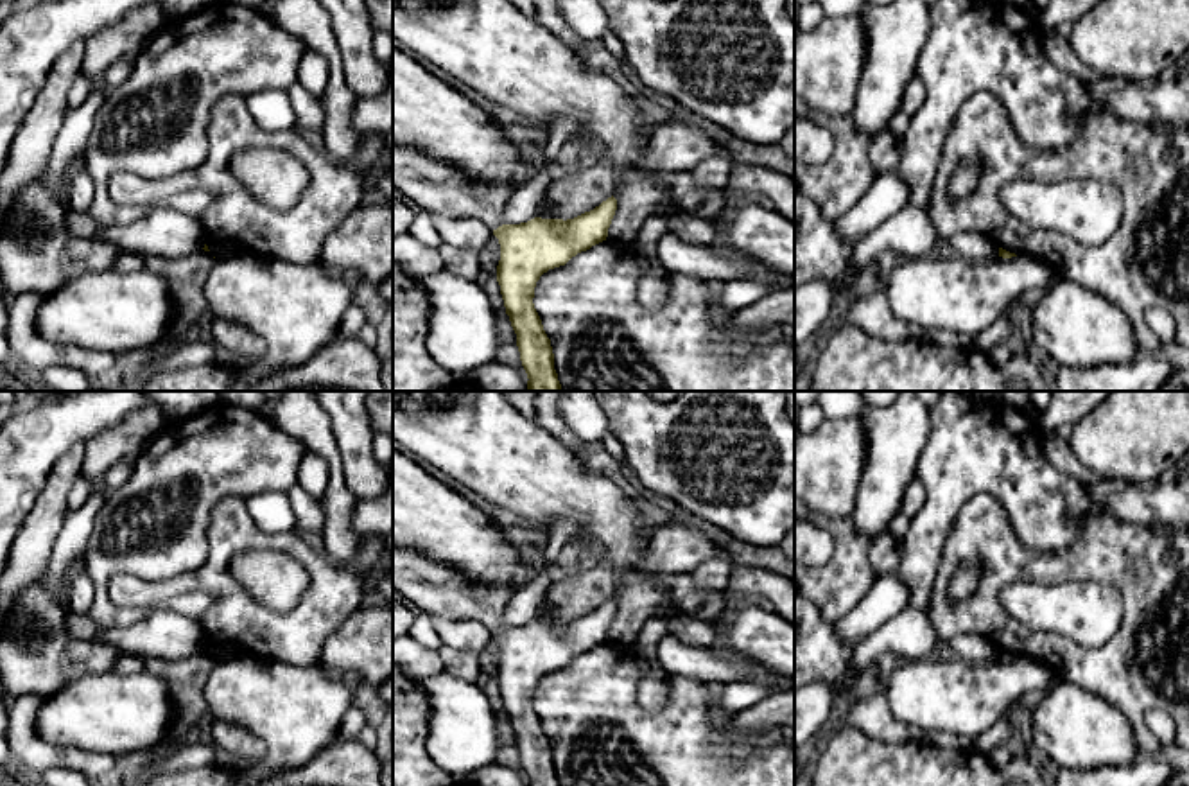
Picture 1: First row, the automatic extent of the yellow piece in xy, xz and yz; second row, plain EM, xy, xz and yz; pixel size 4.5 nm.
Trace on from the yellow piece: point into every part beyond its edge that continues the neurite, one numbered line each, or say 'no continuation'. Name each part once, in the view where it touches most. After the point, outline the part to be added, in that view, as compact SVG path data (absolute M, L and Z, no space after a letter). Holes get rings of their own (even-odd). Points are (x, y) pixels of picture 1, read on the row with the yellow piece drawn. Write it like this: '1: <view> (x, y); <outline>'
1: xz (433, 185); M393 144L393 187L420 210L448 217L477 217L490 230L502 226L513 188L484 183L412 147Z

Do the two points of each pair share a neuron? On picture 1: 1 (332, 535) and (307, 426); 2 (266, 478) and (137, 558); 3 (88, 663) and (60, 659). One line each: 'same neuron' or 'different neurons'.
1: same neuron
2: same neuron
3: same neuron

